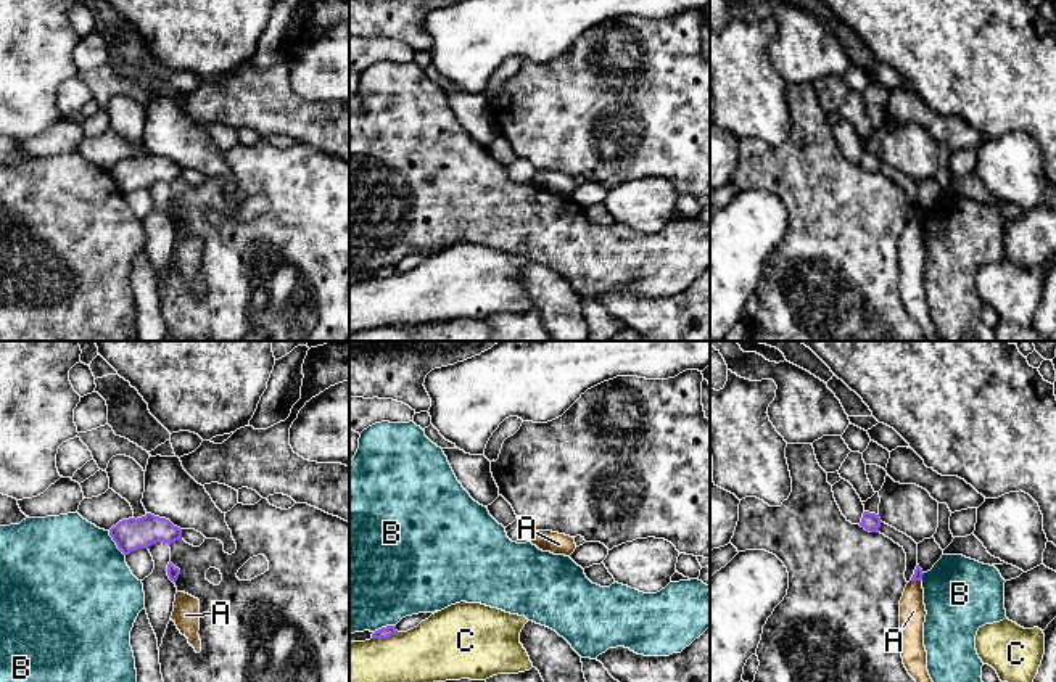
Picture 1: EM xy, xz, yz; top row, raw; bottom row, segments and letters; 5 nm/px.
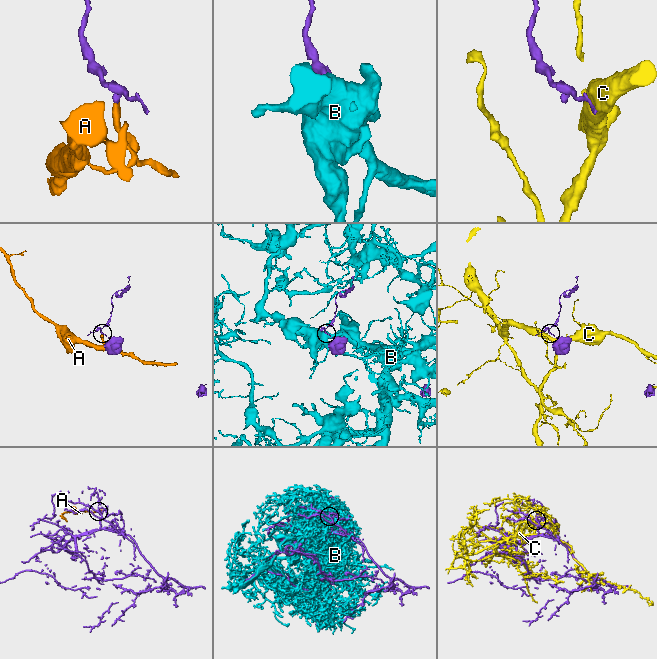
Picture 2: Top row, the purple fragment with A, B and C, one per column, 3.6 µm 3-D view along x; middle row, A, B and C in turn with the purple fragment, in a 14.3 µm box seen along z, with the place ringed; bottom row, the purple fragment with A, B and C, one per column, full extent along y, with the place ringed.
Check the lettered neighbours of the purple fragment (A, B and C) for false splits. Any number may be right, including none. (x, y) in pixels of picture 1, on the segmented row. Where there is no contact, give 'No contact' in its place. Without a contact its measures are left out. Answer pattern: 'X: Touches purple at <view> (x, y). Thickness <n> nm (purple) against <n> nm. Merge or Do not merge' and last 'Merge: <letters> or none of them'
A: Touches purple at yz (916, 579). Thickness 50 nm (purple) against 130 nm. Do not merge
B: Touches purple at xy (116, 544). Thickness 160 nm (purple) against 500 nm. Do not merge
C: Touches purple at xz (383, 637). Thickness 60 nm (purple) against 300 nm. Do not merge
Merge: none of them

